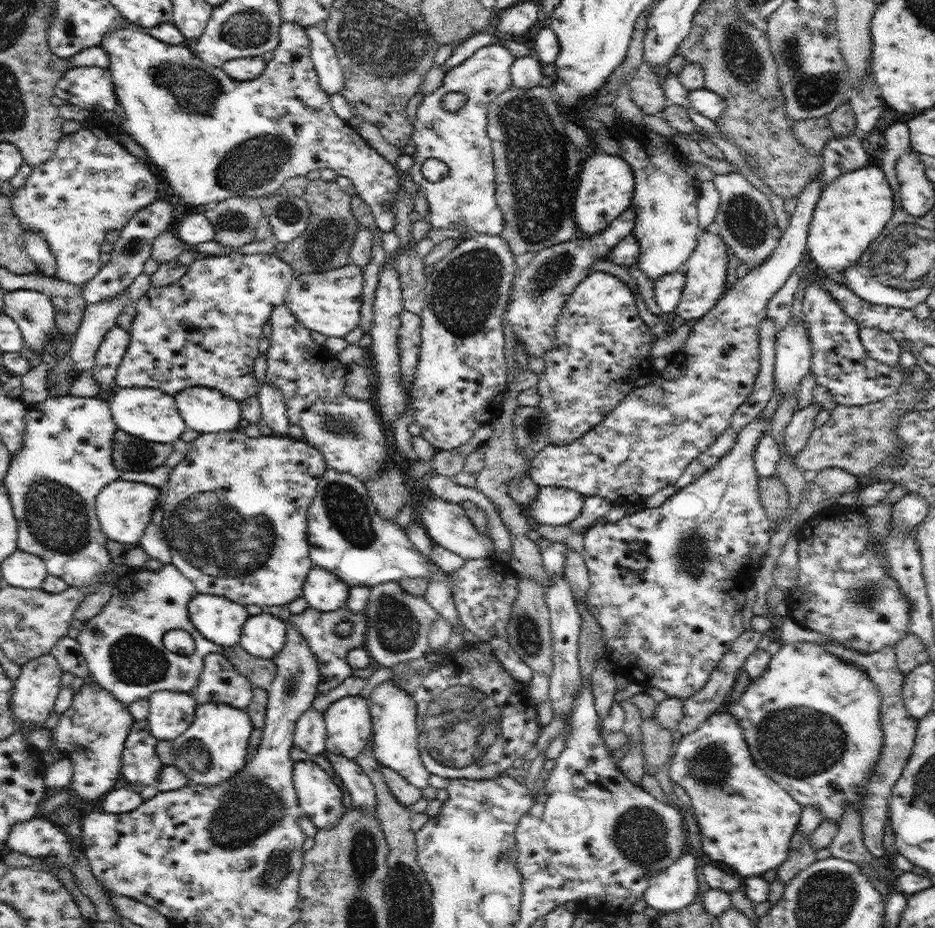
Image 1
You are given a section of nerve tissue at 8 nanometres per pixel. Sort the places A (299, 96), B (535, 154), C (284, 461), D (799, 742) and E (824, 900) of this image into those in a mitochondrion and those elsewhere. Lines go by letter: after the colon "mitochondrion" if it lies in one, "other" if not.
A: other
B: mitochondrion
C: other
D: mitochondrion
E: mitochondrion

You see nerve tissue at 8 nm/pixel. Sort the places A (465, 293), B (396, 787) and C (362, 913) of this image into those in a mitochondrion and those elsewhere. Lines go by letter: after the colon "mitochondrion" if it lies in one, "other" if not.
A: mitochondrion
B: other
C: mitochondrion

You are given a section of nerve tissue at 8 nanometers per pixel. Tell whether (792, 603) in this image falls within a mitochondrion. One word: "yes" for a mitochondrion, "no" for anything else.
no

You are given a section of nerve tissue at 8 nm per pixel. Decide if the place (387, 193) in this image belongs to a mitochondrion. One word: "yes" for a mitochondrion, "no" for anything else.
no

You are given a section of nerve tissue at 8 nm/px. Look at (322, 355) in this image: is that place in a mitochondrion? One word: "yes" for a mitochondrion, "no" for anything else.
no

